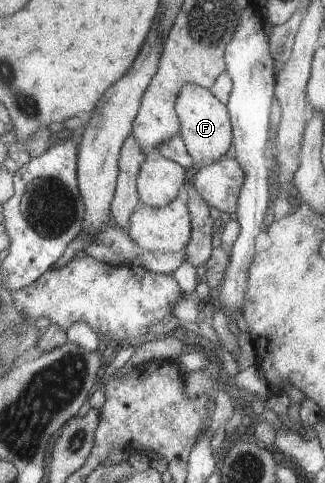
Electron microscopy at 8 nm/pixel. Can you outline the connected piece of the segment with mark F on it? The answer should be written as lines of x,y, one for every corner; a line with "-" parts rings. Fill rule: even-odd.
189,83
181,90
176,102
177,114
181,122
181,135
188,152
202,166
209,166
221,160
234,144
234,129
228,104
223,104
210,89

